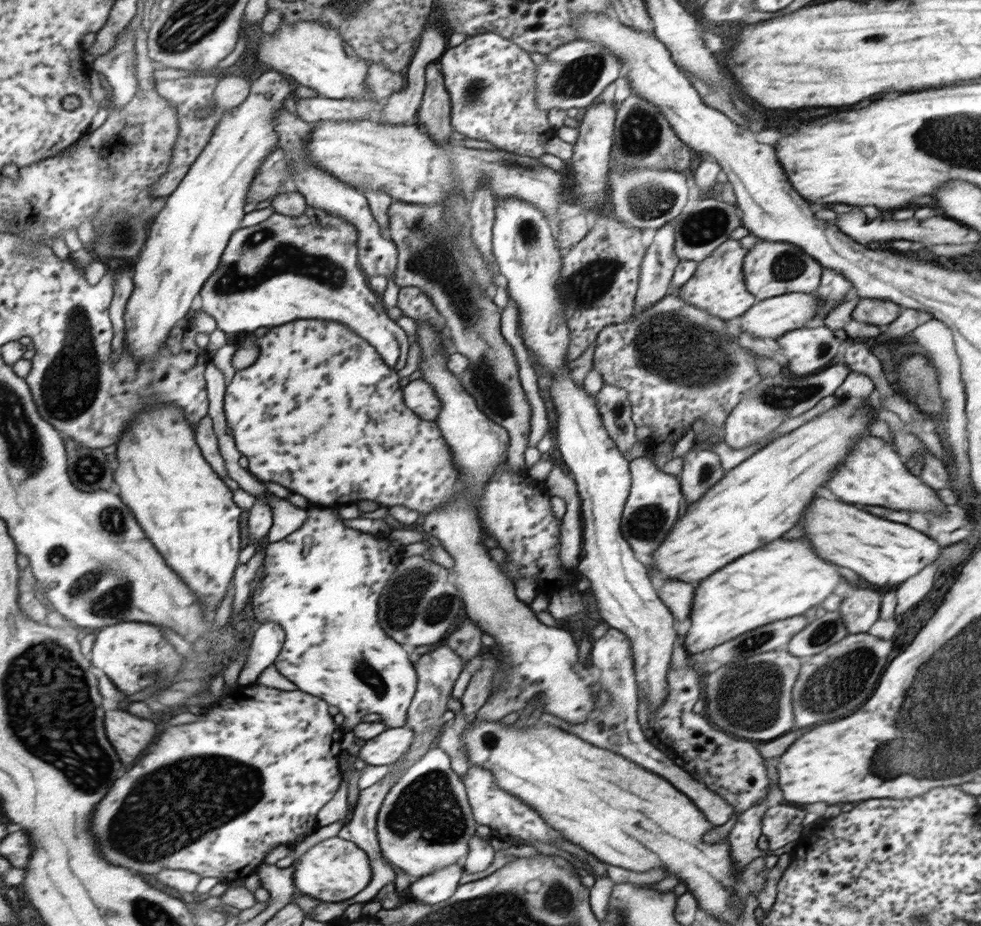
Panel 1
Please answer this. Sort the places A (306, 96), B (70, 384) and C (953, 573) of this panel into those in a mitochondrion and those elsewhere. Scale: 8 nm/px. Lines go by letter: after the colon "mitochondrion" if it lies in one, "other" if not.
A: other
B: mitochondrion
C: other

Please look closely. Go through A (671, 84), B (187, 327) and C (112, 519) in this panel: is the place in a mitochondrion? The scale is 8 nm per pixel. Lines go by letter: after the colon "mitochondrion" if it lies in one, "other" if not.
A: other
B: other
C: mitochondrion

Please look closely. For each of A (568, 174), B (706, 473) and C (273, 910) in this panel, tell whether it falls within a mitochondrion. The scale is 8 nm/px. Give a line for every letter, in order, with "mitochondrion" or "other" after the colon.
A: other
B: mitochondrion
C: other

